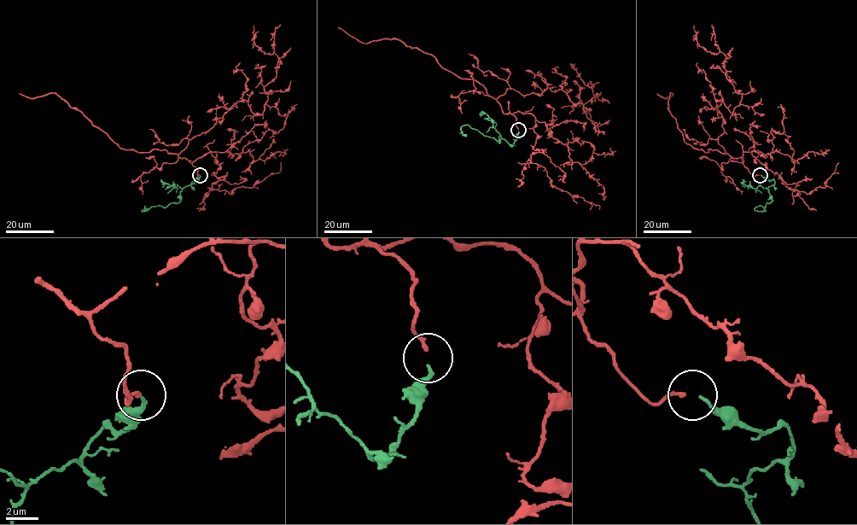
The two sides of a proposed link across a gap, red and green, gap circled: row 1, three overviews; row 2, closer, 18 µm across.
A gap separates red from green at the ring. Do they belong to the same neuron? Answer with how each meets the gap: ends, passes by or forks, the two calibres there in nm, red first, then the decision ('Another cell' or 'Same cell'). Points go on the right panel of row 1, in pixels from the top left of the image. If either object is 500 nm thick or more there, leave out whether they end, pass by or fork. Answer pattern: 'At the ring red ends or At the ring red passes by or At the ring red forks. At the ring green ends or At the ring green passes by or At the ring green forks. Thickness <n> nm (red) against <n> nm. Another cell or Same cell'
At the ring red ends. At the ring green ends. Thickness 240 nm (red) against 200 nm. Same cell

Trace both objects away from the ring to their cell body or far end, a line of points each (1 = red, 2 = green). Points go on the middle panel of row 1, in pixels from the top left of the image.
1: (518, 129), (497, 100), (508, 88), (523, 96), (562, 90), (586, 112), (583, 104), (597, 96), (572, 65)
2: (518, 131), (512, 145), (504, 139), (501, 138), (499, 142), (483, 135), (467, 125), (460, 128), (464, 136)

